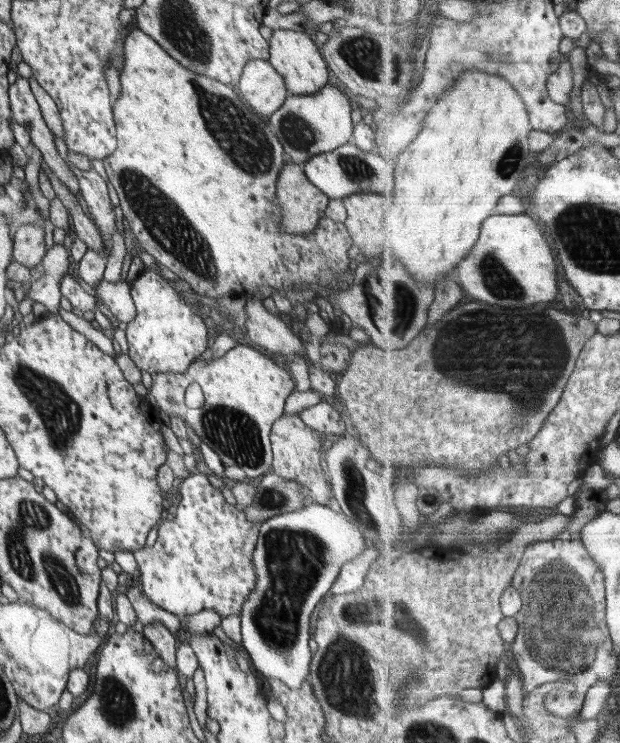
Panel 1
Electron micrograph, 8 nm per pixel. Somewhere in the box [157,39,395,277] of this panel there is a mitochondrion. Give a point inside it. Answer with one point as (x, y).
(237, 132)

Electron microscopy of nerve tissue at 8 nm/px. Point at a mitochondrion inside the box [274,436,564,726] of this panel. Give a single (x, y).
(347, 683)

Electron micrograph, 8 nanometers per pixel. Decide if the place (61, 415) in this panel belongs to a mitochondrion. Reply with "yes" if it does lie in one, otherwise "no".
yes

